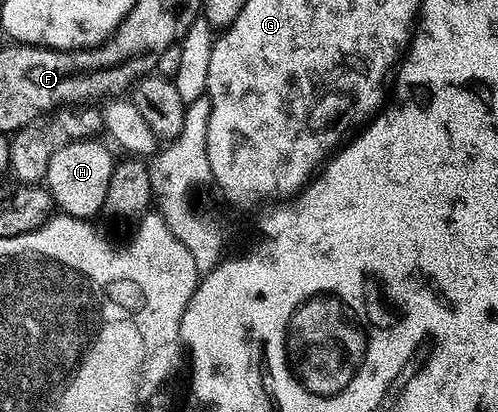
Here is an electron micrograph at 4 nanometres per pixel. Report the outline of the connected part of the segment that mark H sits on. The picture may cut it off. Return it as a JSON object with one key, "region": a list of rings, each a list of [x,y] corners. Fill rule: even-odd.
{"region":[[[97,139],[72,140],[49,159],[43,181],[51,201],[64,216],[88,220],[102,212],[115,159],[101,143]]]}

